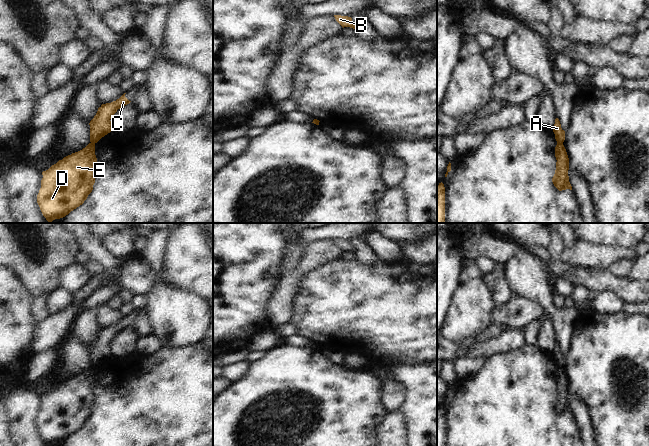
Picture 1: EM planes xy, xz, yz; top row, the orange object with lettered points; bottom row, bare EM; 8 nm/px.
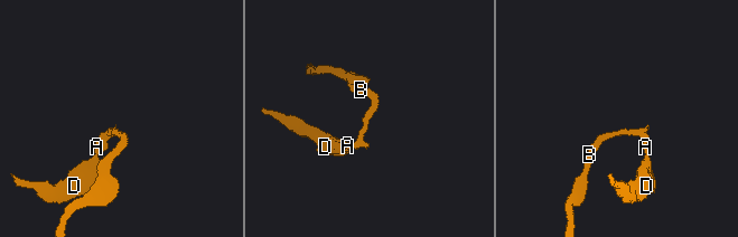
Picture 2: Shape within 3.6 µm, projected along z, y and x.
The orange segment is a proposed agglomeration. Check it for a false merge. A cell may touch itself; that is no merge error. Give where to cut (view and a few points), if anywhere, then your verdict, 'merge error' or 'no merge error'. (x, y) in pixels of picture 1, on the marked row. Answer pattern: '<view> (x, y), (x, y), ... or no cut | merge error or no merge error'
yz (557, 142), (562, 144) | merge error

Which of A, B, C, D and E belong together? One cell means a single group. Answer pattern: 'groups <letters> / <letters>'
groups A B C / D E

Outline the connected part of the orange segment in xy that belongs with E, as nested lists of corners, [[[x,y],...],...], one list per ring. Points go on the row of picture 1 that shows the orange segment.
[[[89,143],[42,172],[37,203],[49,223],[84,203],[93,190],[96,163],[95,143]]]

